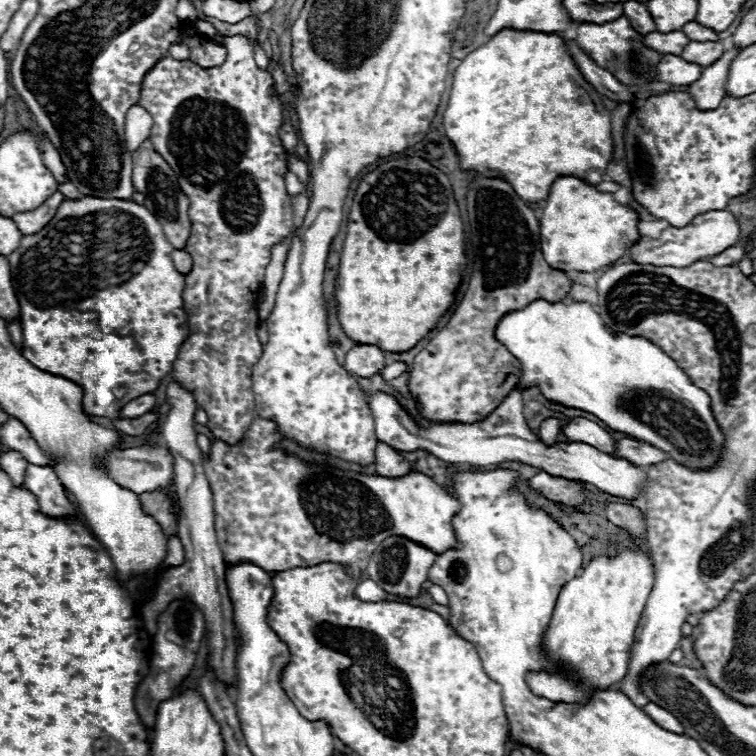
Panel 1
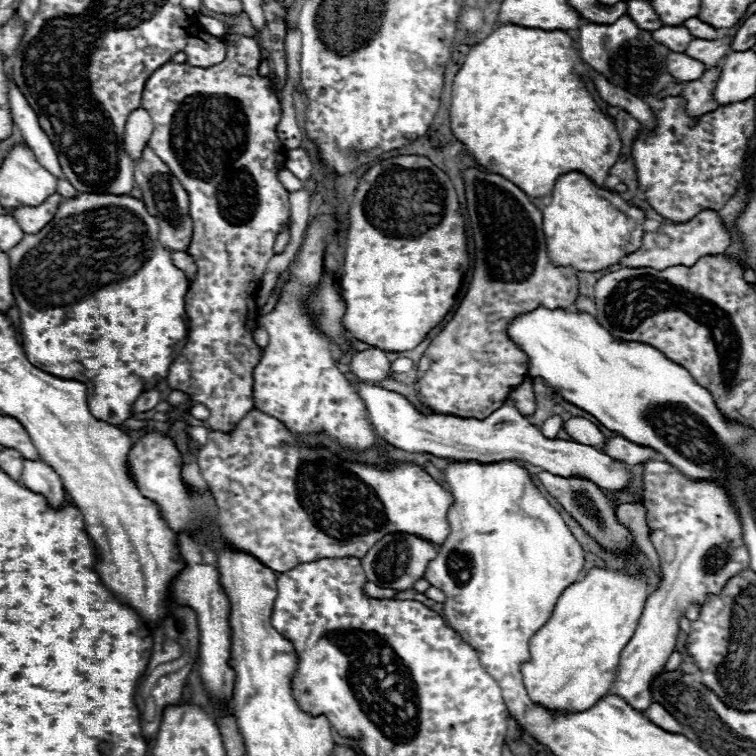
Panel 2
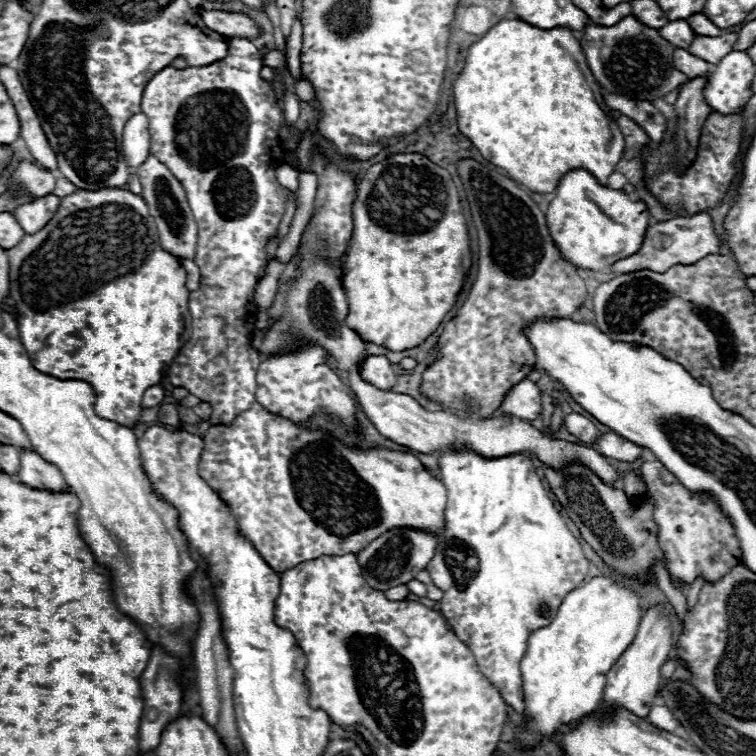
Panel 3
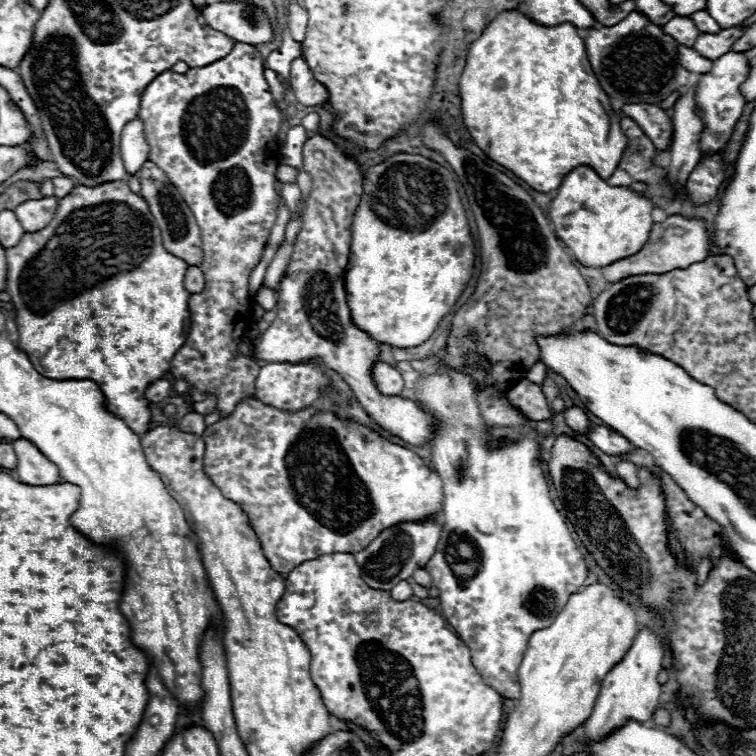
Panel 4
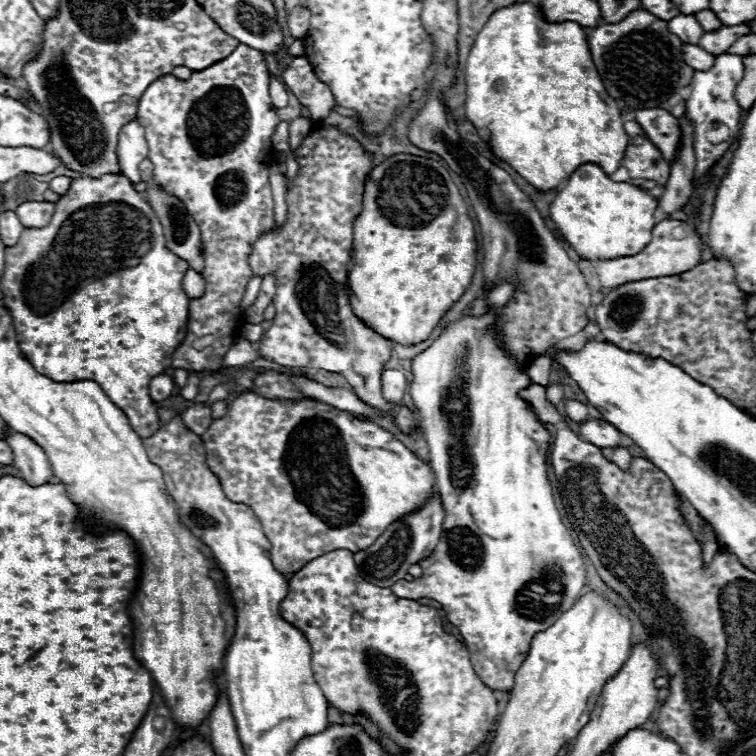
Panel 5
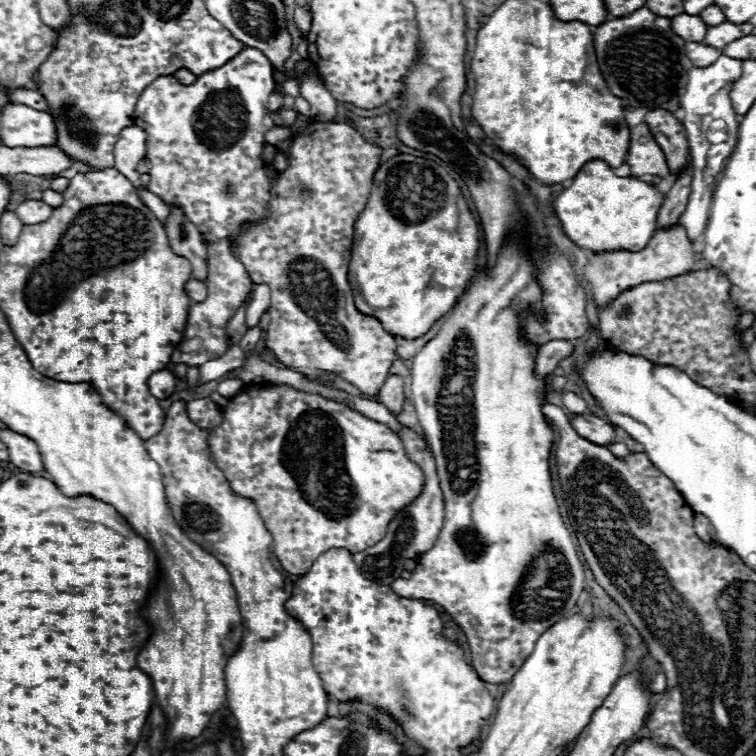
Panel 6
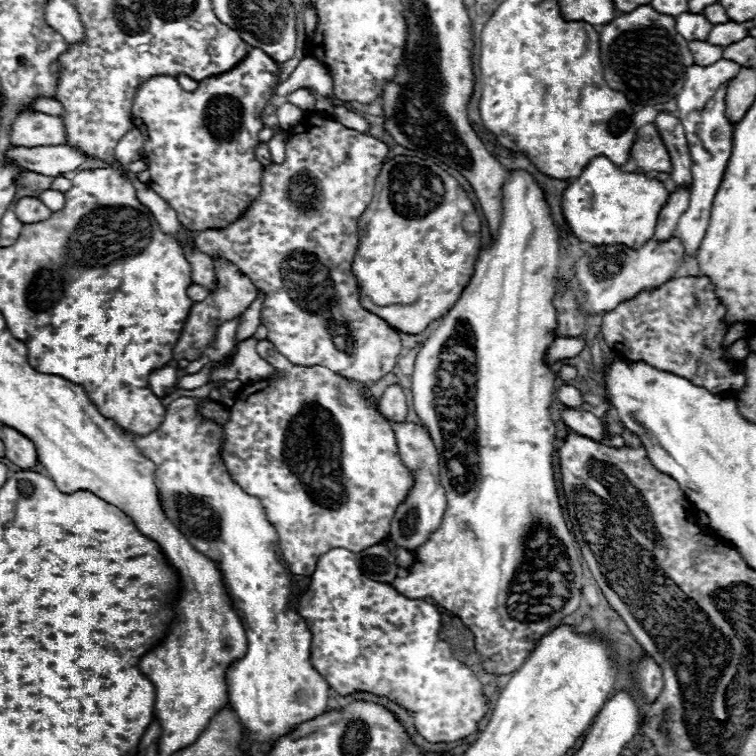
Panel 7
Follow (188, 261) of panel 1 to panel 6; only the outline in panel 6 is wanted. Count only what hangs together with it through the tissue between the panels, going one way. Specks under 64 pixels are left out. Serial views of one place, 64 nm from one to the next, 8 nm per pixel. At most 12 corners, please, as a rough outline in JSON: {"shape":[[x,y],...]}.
{"shape":[[192,278],[184,290],[192,300],[202,302],[206,298],[206,284]]}

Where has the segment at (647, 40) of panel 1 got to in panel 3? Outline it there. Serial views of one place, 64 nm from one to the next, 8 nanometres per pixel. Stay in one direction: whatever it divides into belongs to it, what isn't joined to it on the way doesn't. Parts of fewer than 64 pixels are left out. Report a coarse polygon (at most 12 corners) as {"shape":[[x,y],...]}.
{"shape":[[686,20],[668,22],[660,36],[686,50],[696,34]]}

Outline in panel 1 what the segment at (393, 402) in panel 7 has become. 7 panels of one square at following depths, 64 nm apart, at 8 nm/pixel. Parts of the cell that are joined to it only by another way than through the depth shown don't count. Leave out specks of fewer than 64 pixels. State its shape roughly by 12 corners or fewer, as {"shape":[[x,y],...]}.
{"shape":[[372,344],[346,352],[344,368],[374,376],[384,368],[384,352]]}

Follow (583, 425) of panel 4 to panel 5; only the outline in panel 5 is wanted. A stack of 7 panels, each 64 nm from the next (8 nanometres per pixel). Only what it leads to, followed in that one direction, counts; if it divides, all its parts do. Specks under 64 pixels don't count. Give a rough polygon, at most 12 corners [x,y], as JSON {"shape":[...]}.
{"shape":[[578,400],[566,402],[566,416],[574,422],[588,420],[588,406]]}

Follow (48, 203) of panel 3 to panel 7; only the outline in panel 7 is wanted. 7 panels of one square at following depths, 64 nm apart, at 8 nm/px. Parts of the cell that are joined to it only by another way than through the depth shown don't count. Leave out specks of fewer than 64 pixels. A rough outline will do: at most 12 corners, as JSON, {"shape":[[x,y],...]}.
{"shape":[[22,198],[14,212],[24,224],[50,218],[38,198]]}

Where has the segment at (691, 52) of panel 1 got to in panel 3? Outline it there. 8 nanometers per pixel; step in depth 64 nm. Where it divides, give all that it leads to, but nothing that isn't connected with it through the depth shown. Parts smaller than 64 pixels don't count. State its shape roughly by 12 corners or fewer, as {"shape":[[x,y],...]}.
{"shape":[[736,34],[716,38],[696,36],[688,50],[706,62],[722,58],[730,50]]}

